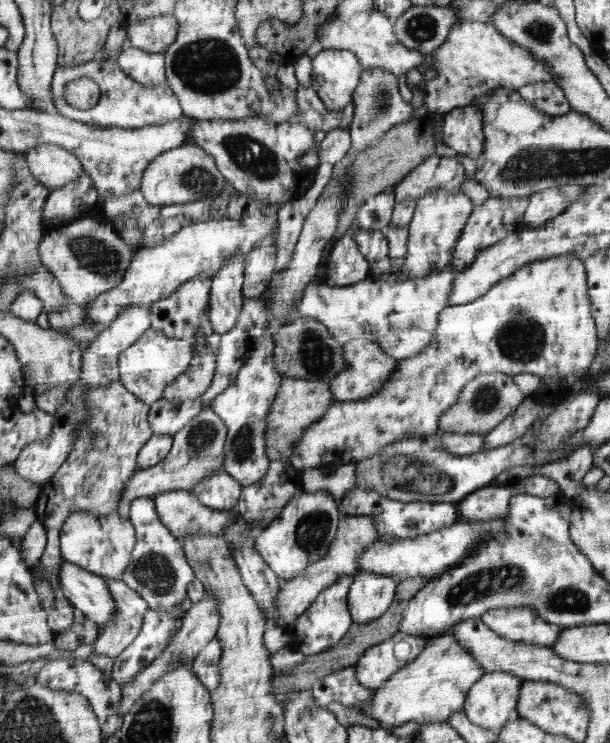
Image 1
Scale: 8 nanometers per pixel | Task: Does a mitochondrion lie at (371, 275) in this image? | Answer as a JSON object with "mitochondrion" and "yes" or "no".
{"mitochondrion":"no"}

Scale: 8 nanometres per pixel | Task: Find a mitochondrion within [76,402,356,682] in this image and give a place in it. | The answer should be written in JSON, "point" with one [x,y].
{"point":[155,572]}

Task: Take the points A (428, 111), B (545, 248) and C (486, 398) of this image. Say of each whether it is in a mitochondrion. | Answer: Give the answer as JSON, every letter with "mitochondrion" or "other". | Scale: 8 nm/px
{"A":"other","B":"other","C":"mitochondrion"}

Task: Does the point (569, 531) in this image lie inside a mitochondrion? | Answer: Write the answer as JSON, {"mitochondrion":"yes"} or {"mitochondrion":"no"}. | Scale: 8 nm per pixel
{"mitochondrion":"no"}

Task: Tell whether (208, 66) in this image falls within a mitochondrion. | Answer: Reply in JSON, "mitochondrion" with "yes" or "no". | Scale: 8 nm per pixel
{"mitochondrion":"yes"}

